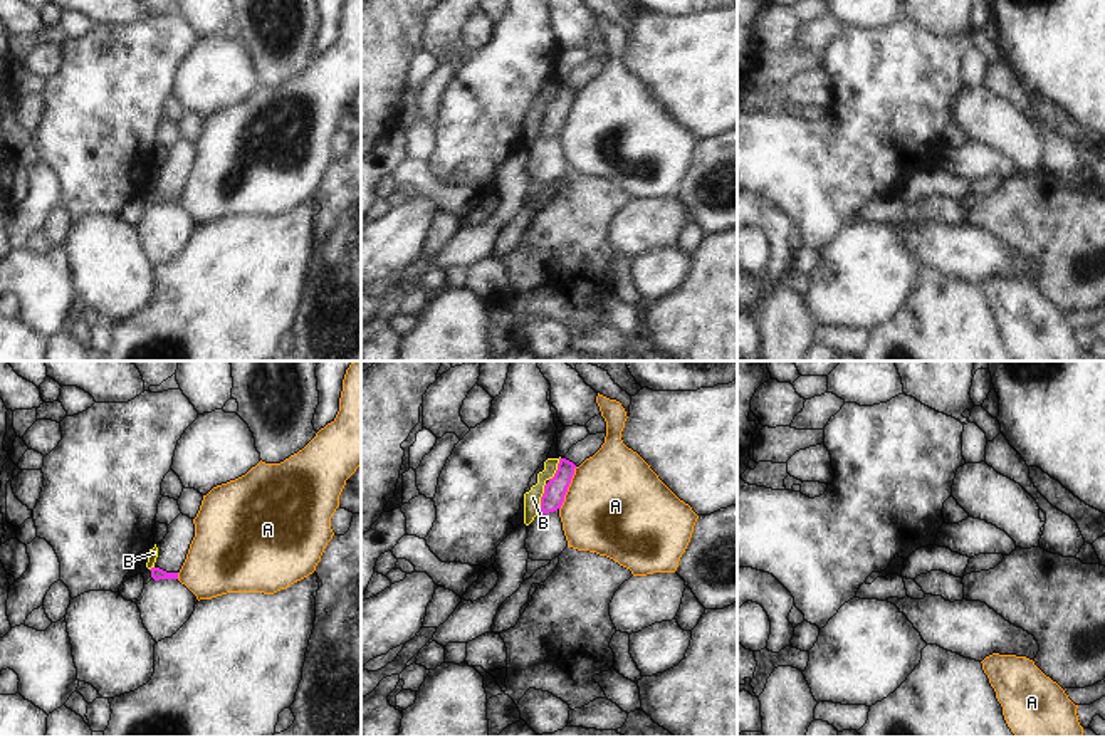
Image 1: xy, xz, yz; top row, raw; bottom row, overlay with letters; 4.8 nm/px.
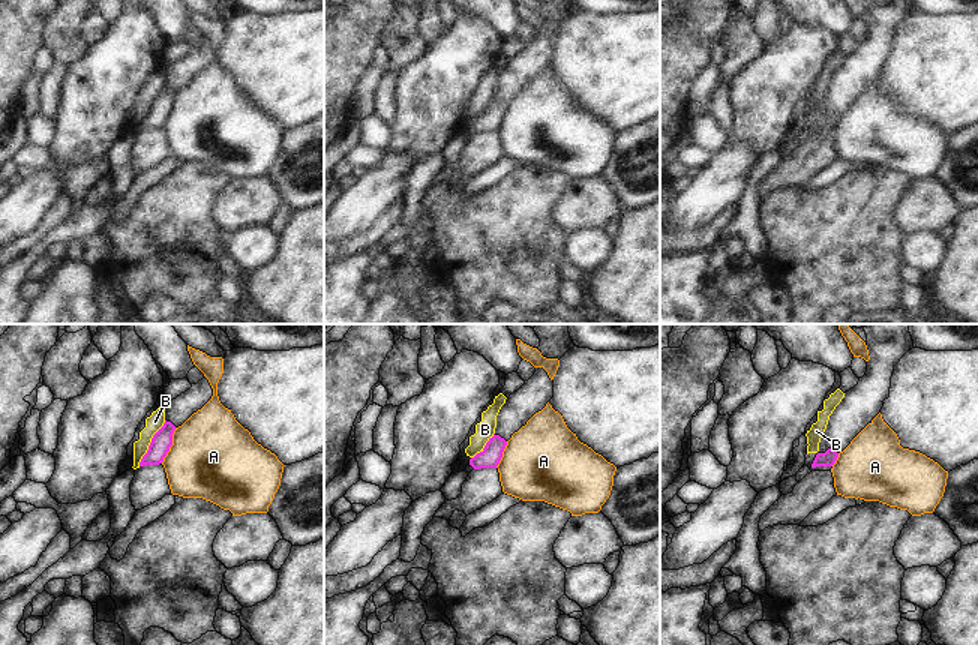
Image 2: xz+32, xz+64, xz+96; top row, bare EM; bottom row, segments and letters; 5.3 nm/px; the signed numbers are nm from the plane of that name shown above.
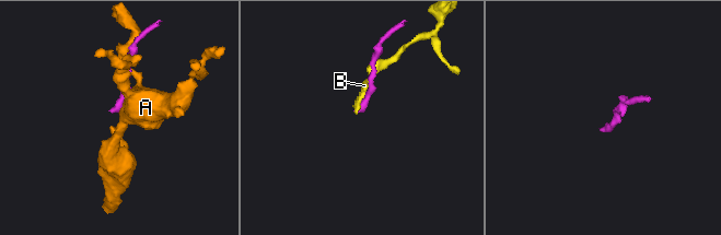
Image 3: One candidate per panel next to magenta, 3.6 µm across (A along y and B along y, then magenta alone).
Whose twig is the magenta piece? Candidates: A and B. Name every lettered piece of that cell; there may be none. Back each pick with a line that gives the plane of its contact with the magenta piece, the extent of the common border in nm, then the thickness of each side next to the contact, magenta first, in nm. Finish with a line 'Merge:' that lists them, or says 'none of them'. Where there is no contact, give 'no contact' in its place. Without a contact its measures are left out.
Merge: none of them

